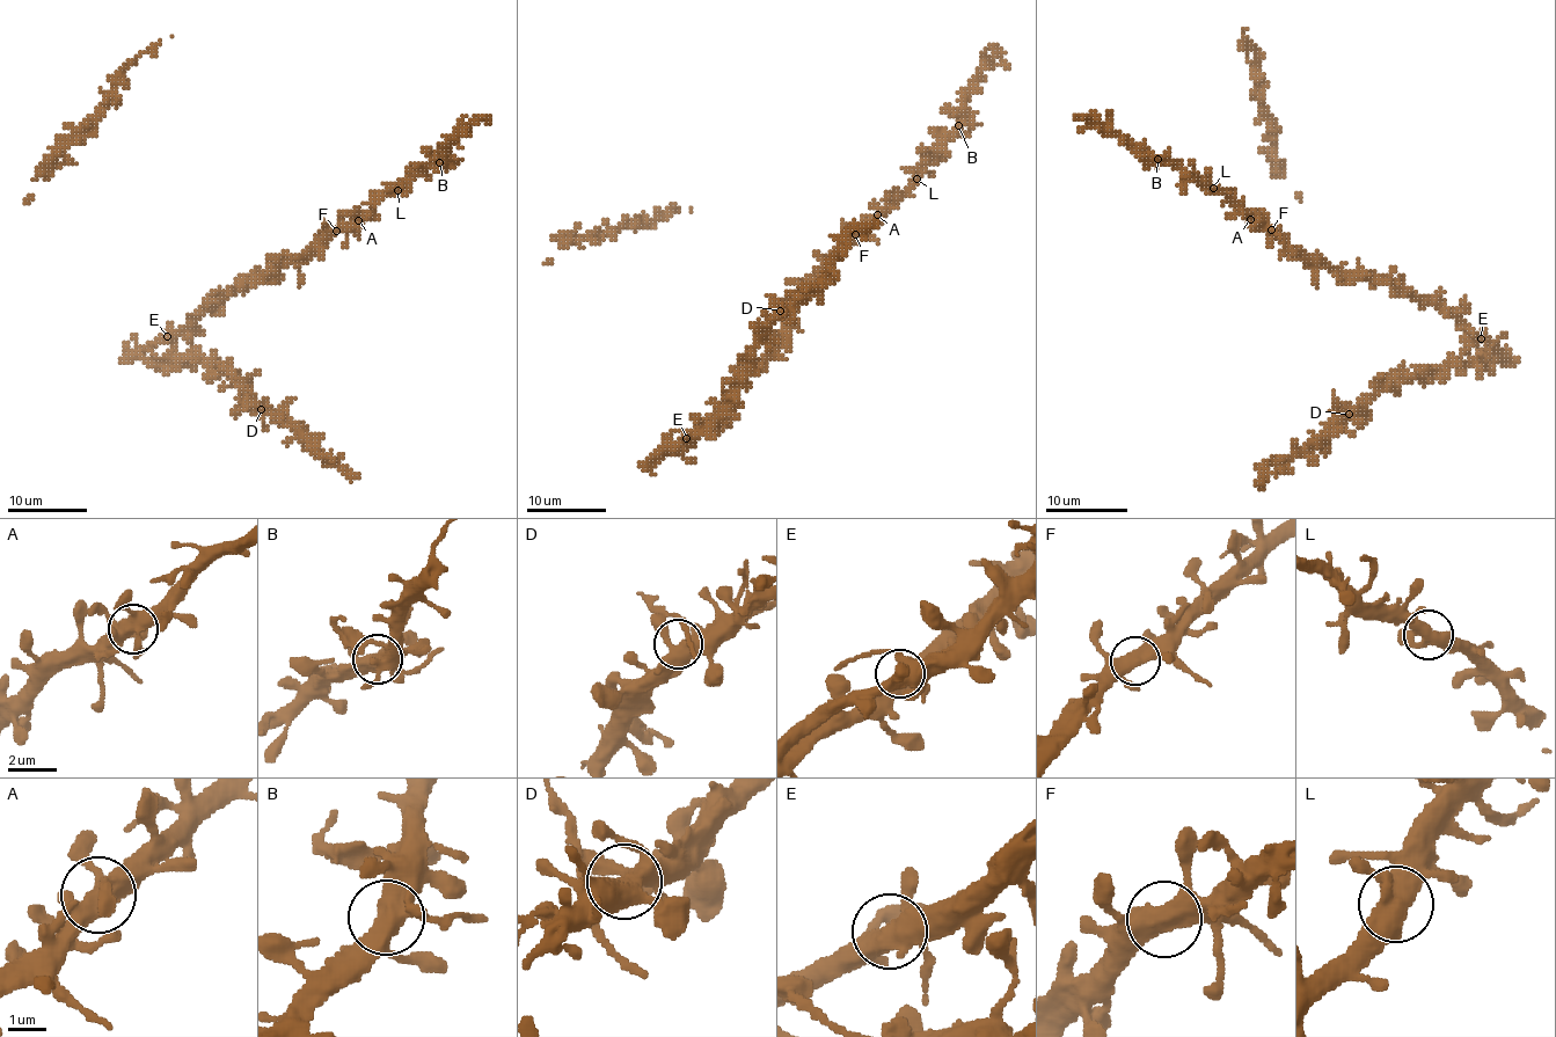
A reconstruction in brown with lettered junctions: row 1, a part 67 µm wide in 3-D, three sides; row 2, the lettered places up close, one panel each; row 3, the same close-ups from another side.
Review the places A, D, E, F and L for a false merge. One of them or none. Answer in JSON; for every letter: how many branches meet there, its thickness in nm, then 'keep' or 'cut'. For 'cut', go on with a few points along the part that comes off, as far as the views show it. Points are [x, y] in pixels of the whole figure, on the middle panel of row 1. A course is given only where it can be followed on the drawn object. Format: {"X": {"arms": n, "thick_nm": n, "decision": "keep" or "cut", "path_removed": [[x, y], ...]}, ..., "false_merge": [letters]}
{"A": {"arms": 4, "thick_nm": 460, "decision": "keep"}, "D": {"arms": 4, "thick_nm": 440, "decision": "keep"}, "E": {"arms": 4, "thick_nm": 480, "decision": "keep"}, "F": {"arms": 4, "thick_nm": 460, "decision": "keep"}, "L": {"arms": 4, "thick_nm": 480, "decision": "keep"}, "false_merge": []}

